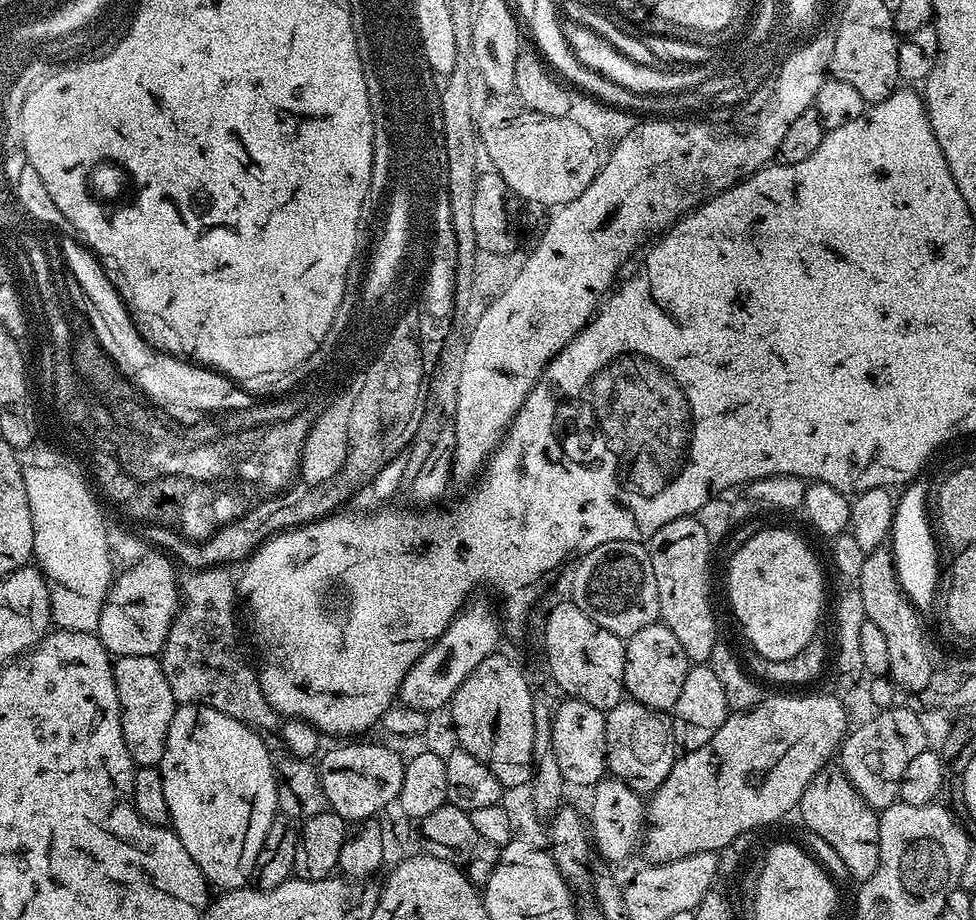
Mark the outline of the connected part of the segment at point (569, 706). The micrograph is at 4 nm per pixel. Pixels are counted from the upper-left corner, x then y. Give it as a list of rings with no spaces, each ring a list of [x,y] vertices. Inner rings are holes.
[[[564,698],[561,701],[560,705],[555,705],[552,714],[554,754],[558,758],[558,767],[562,770],[565,785],[591,789],[606,776],[605,713],[581,700]]]

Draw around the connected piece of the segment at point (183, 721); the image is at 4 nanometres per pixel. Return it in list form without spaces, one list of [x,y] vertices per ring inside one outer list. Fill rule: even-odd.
[[[201,704],[179,705],[170,722],[170,730],[166,738],[166,754],[158,765],[166,786],[166,806],[168,807],[170,827],[182,842],[182,846],[186,846],[186,854],[190,854],[190,858],[194,858],[198,870],[202,870],[209,885],[216,887],[217,884],[217,889],[220,890],[242,888],[251,881],[254,858],[258,858],[258,850],[262,850],[262,842],[266,842],[266,830],[270,830],[272,821],[278,815],[276,791],[274,790],[274,756],[268,753],[264,740],[265,737],[261,733],[255,732],[253,728],[248,728],[242,722],[234,722],[234,718],[226,718],[226,714],[218,714],[218,710],[210,710]]]

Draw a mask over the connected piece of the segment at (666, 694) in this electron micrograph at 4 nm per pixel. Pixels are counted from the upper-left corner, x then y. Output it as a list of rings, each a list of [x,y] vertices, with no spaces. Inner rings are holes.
[[[662,622],[646,626],[646,630],[638,630],[638,634],[627,637],[626,666],[624,667],[624,691],[633,700],[651,708],[670,710],[674,702],[678,702],[678,694],[682,694],[682,685],[686,682],[686,674],[690,661],[686,658],[686,650],[682,650],[678,638]]]

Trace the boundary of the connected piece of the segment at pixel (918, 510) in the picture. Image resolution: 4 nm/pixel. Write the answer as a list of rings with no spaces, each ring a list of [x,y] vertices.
[[[917,478],[911,481],[901,492],[904,493],[898,496],[896,500],[896,517],[892,523],[890,537],[892,556],[896,559],[896,577],[899,578],[900,585],[904,588],[904,593],[908,596],[908,599],[916,605],[917,609],[925,610],[924,608],[930,607],[936,600],[936,575],[940,572],[940,560],[936,557],[936,540],[932,537],[931,526],[928,525],[928,512],[930,516],[928,484],[924,481],[924,478]]]

